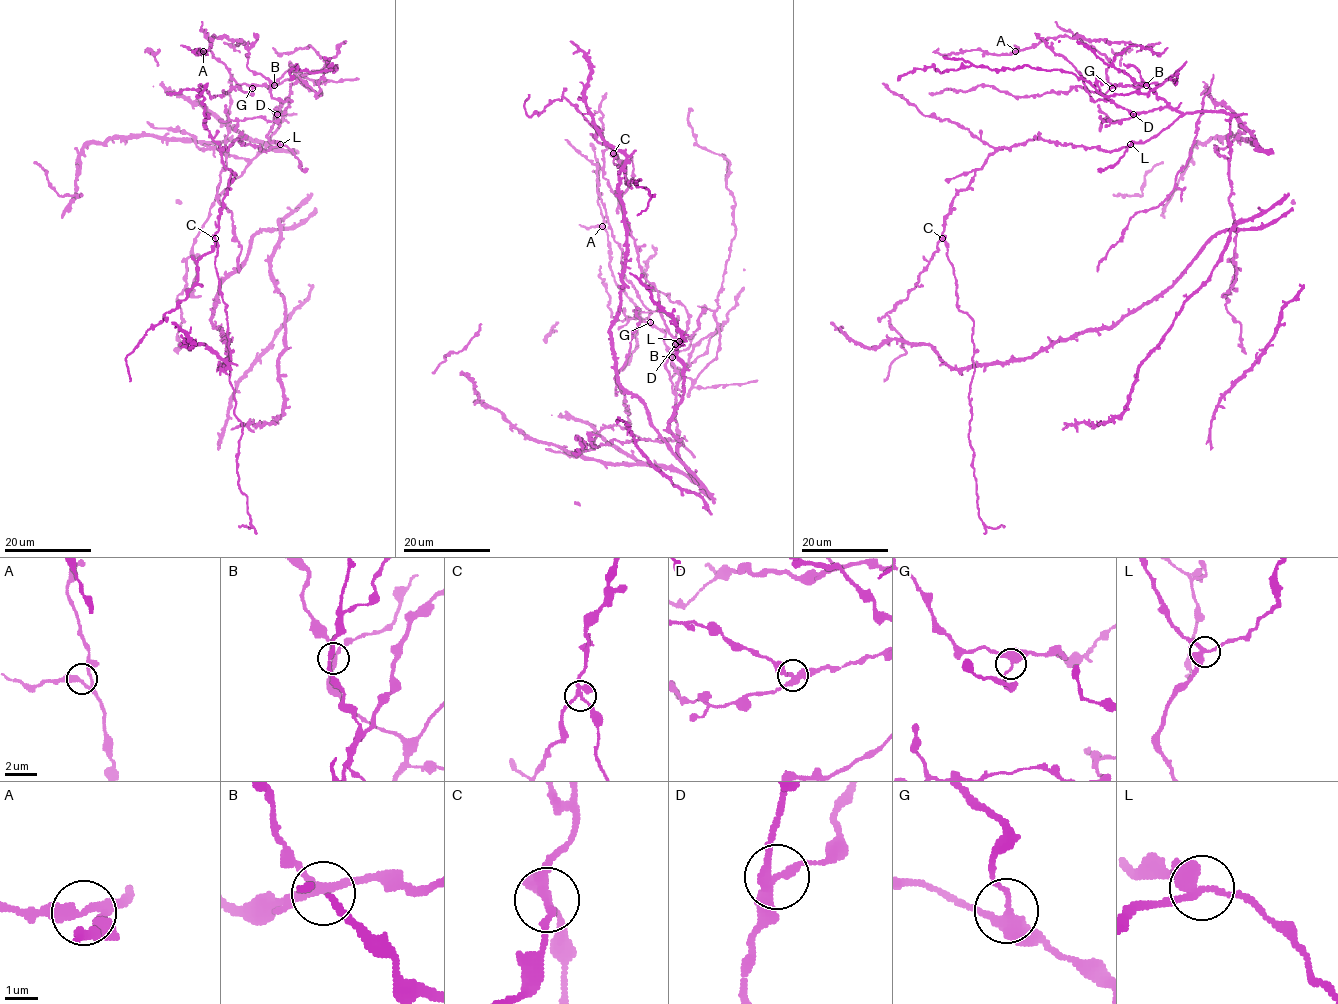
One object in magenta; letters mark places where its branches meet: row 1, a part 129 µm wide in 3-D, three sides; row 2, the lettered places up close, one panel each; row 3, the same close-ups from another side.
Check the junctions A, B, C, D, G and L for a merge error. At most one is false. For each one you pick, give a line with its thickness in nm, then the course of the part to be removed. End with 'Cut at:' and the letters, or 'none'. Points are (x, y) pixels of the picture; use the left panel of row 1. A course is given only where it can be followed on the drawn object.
C: 280 nm | (215, 239), (229, 382), (242, 433), (237, 473), (252, 526), (239, 525)
Cut at: C

